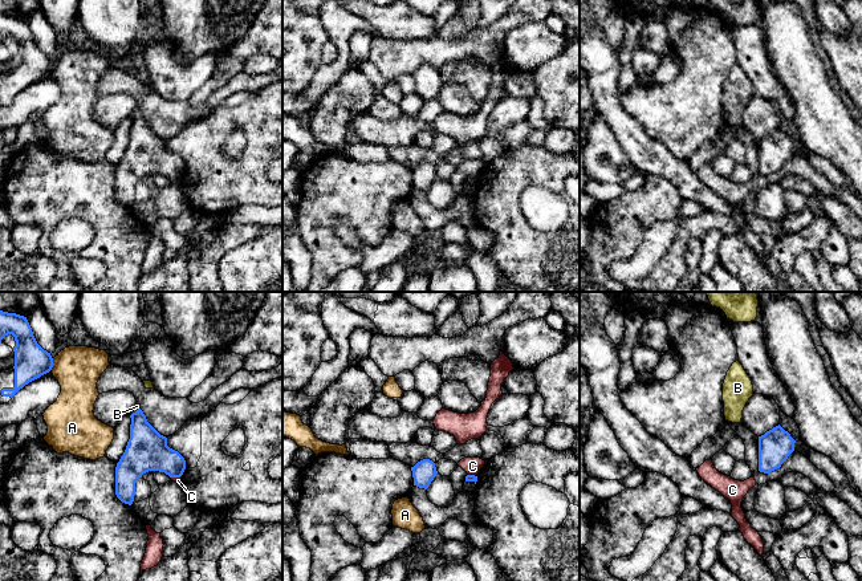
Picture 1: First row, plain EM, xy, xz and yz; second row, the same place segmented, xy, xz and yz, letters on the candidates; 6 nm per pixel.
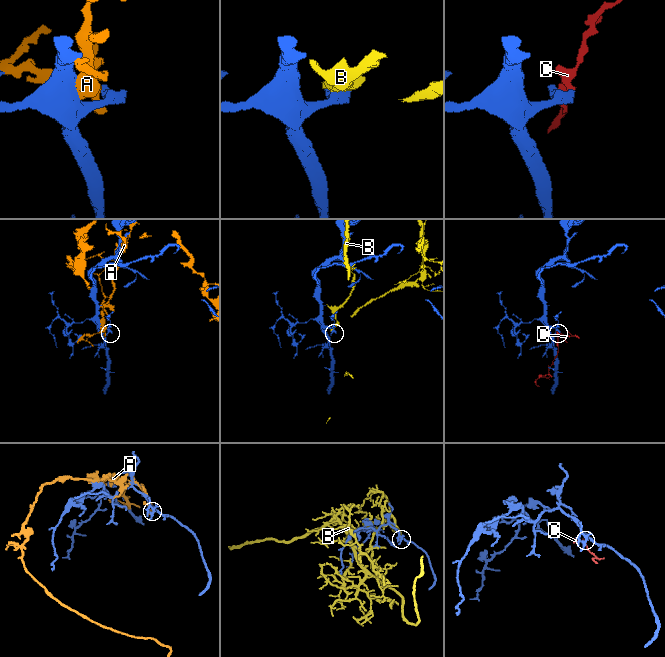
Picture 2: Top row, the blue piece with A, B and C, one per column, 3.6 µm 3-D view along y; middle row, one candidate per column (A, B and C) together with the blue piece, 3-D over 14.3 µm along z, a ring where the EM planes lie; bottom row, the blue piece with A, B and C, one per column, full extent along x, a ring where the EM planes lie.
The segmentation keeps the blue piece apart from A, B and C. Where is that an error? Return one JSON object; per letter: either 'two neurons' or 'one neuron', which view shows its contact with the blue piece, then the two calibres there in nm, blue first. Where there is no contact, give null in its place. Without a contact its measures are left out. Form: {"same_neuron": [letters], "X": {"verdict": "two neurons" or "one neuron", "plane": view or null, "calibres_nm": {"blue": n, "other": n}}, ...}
{"same_neuron": [], "A": {"verdict": "two neurons", "plane": "xy", "calibres_nm": {"blue": 200, "other": 280}}, "B": {"verdict": "two neurons", "plane": "xy", "calibres_nm": {"blue": 240, "other": 20}}, "C": {"verdict": "two neurons", "plane": "xy", "calibres_nm": {"blue": 240, "other": 40}}}

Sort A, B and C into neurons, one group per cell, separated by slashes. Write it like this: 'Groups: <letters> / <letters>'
Groups: A / B / C

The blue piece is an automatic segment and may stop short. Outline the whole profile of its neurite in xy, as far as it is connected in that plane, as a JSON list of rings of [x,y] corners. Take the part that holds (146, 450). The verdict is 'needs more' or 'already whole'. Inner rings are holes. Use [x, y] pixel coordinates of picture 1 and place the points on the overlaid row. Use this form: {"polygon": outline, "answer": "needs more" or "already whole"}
{"polygon": [[[141,409],[130,418],[130,439],[115,467],[115,495],[129,505],[134,501],[135,483],[143,474],[159,471],[180,478],[186,470],[184,458],[167,446],[167,438],[147,422]]], "answer": "already whole"}

